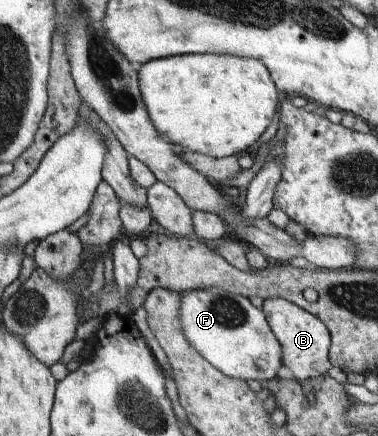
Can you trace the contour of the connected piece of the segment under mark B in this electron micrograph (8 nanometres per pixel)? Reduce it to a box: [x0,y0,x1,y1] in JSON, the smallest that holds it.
[263,298,335,381]

